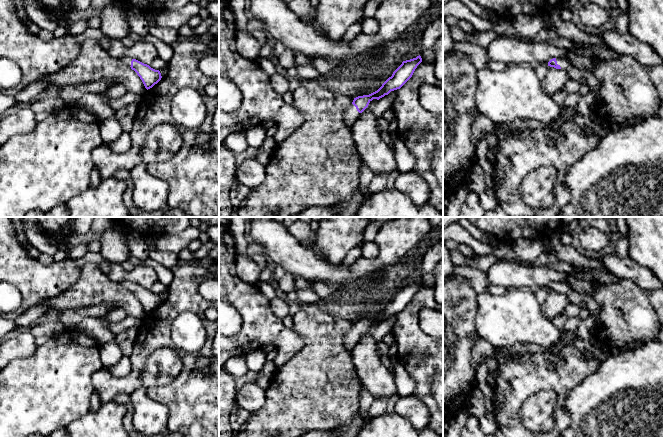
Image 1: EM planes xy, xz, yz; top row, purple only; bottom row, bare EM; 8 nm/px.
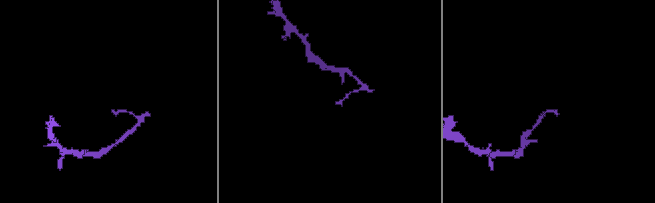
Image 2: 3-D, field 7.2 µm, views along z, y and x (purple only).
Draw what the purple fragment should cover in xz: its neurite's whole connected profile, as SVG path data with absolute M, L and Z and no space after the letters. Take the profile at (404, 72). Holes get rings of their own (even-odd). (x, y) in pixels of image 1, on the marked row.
M421 56L403 61L402 64L393 72L382 86L369 95L358 96L354 98L351 105L344 112L344 122L346 126L352 127L359 115L368 107L373 99L388 95L391 91L400 89L413 75L417 66L422 62Z

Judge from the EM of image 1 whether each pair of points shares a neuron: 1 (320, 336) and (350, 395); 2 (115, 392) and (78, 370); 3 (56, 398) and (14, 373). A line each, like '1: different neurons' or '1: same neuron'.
1: same neuron
2: different neurons
3: same neuron

